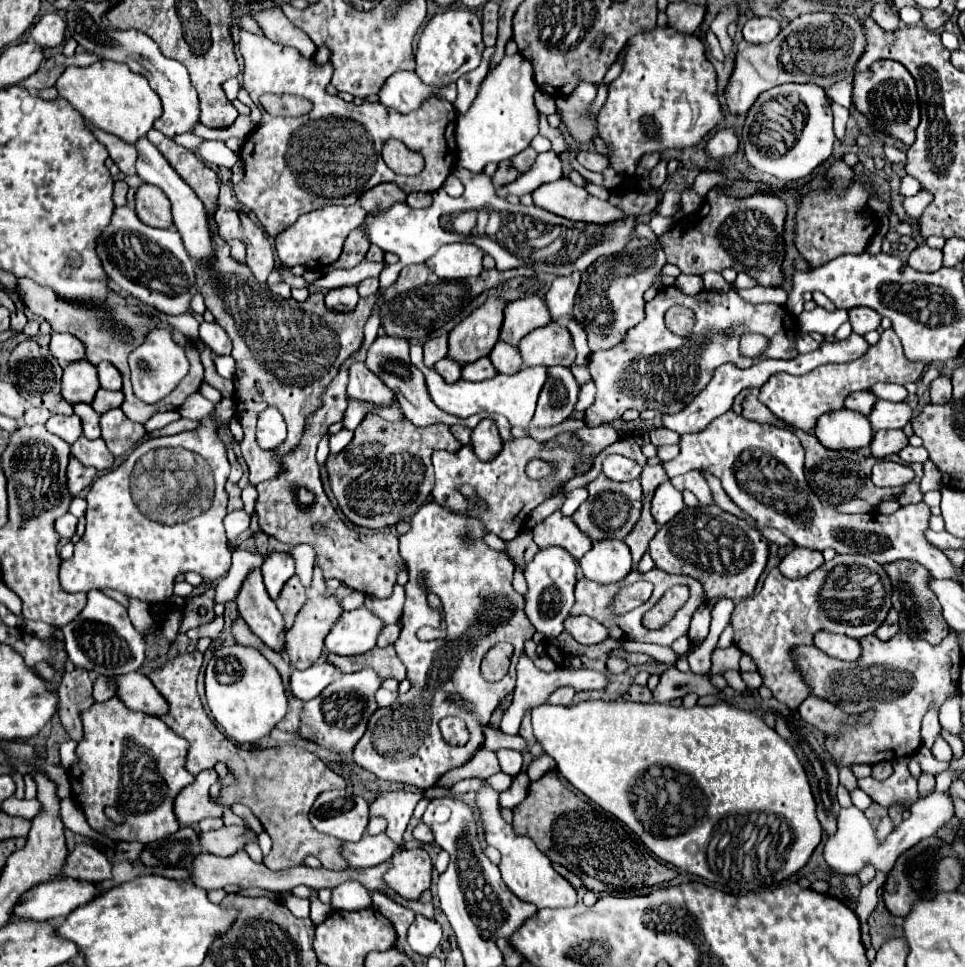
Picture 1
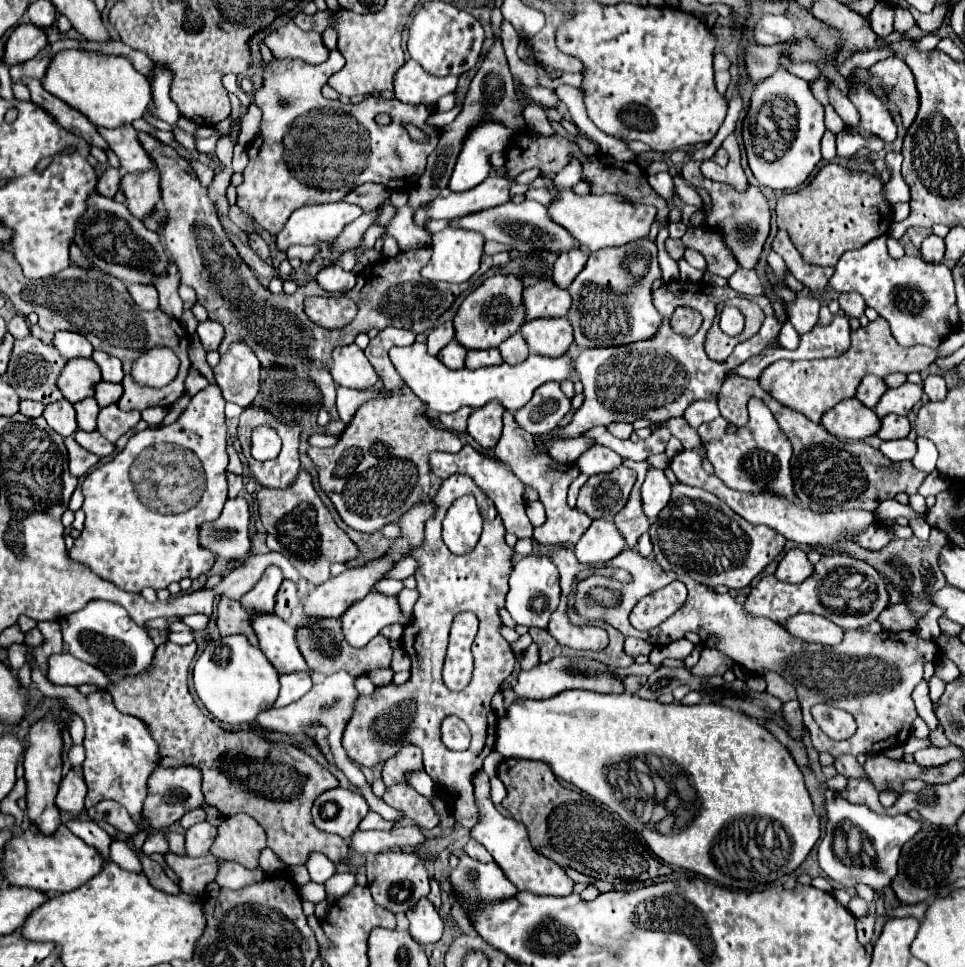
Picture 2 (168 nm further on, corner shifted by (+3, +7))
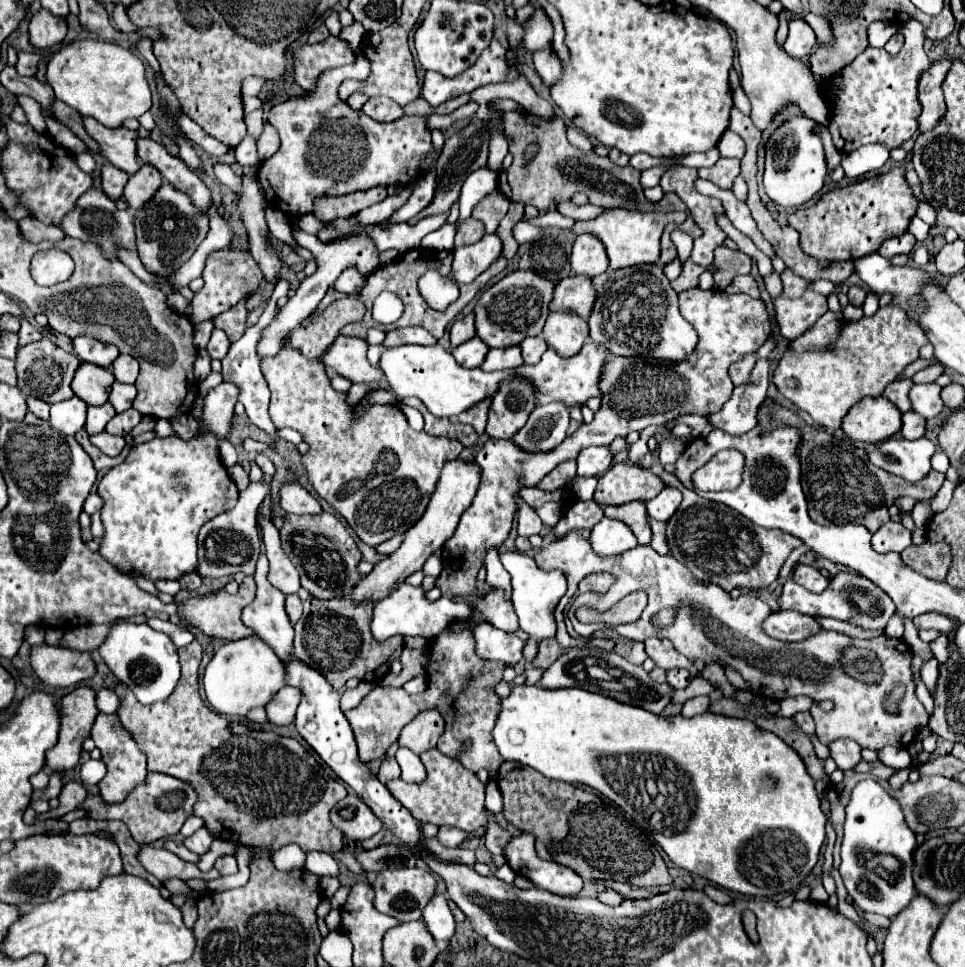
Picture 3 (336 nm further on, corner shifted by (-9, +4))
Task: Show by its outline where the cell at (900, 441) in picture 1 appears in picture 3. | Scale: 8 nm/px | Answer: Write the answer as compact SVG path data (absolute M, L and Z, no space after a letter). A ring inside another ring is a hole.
M909 411L903 415L903 429L901 429L905 439L919 439L925 435L925 417L921 417L915 411Z

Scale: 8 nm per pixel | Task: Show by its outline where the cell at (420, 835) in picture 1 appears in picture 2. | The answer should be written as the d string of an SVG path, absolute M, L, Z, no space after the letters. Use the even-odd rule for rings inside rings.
M397 784L385 792L383 800L395 810L405 812L405 816L411 818L421 830L431 830L439 822L431 804L427 804L427 800L423 800L423 796L419 796L411 786Z

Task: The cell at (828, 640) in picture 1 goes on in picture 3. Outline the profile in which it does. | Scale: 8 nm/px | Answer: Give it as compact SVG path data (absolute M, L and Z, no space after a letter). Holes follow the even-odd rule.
M789 609L789 611L773 611L763 621L761 629L773 639L799 641L799 639L807 639L809 635L815 635L815 631L821 627L813 617Z

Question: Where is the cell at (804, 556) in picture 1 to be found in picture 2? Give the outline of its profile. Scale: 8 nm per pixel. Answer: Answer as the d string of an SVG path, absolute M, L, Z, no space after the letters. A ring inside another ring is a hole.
M793 548L789 550L783 560L779 562L777 570L775 570L775 576L783 582L793 582L793 584L799 584L803 582L809 574L813 572L813 564L809 562L807 558L807 552L803 552L801 548Z

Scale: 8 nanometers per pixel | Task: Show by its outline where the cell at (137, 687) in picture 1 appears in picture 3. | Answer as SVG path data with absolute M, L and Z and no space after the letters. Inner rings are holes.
M43 643L31 647L29 661L37 677L51 687L77 685L79 681L95 675L95 663L89 653L65 649L59 645L51 647Z

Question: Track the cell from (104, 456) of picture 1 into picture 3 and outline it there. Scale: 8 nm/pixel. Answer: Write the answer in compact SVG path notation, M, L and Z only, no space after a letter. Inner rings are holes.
M105 431L103 433L97 433L97 435L91 435L91 443L95 447L99 447L105 455L119 455L125 447L125 439L123 437L113 437L113 435L107 435Z

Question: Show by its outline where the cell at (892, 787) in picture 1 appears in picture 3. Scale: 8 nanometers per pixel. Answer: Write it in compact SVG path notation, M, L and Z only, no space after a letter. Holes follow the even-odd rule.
M835 739L829 743L829 755L833 757L839 769L847 771L861 761L861 747L851 739Z

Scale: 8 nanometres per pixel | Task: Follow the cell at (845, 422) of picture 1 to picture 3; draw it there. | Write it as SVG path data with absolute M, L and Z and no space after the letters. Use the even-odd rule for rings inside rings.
M867 397L851 407L843 417L841 429L851 439L879 443L901 429L901 413L885 397Z

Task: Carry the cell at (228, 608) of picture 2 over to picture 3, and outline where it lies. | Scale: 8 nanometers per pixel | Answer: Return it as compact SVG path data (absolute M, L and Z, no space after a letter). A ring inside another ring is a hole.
M245 577L241 587L239 587L239 593L235 593L235 595L229 595L225 589L221 589L221 591L215 591L215 593L209 593L209 595L199 595L199 597L185 599L179 605L179 611L177 611L177 615L181 617L179 627L183 627L183 629L197 627L199 631L203 631L209 637L227 639L227 641L243 639L247 635L253 635L253 631L249 627L243 627L241 609L245 605L249 605L253 599L255 599L255 581L253 581L253 577Z

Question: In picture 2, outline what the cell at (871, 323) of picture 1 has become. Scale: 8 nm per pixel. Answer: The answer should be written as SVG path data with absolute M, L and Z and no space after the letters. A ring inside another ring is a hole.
M849 292L849 294L839 296L839 304L841 304L841 310L845 312L845 316L849 316L849 318L861 318L867 308L865 300L857 292Z

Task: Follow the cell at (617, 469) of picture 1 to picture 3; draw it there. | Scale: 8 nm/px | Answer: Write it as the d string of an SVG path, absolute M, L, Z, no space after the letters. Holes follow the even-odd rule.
M585 447L577 457L577 475L597 477L603 475L613 463L613 457L607 447Z

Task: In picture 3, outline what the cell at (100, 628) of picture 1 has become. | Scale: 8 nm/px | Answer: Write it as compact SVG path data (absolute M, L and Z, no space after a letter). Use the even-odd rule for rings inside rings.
M125 621L125 623L113 625L109 631L109 637L99 647L99 655L105 659L111 673L123 685L127 685L135 693L137 701L143 705L165 701L179 681L177 647L165 633L159 633L145 623L135 625Z

